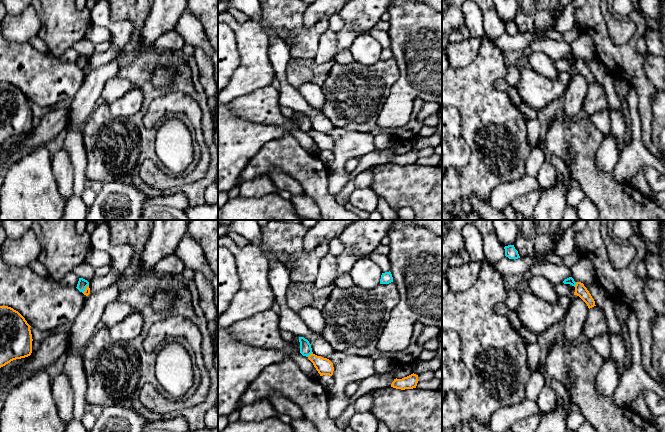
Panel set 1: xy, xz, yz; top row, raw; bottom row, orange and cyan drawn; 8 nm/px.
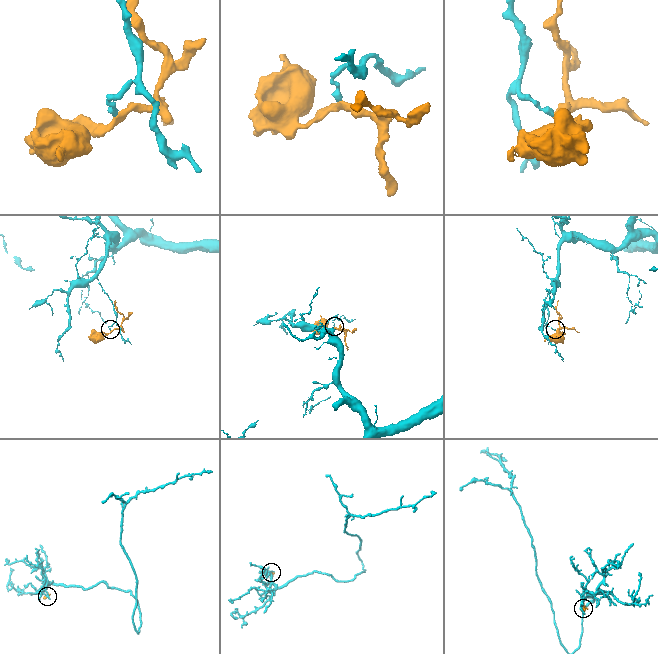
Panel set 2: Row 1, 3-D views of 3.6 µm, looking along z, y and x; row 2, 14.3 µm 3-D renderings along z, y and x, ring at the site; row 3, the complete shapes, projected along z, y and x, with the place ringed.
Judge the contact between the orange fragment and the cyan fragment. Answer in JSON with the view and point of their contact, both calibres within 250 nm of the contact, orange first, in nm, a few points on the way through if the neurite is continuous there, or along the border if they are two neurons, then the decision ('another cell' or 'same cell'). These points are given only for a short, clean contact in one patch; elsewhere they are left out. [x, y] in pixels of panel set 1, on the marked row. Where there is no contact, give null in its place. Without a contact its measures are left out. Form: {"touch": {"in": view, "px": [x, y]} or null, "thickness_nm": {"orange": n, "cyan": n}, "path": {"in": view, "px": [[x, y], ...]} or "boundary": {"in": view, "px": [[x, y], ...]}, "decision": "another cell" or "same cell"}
{"touch": {"in": "xz", "px": [310, 354]}, "thickness_nm": {"orange": 140, "cyan": 100}, "boundary": {"in": "xz", "px": [[312, 352], [307, 356]]}, "decision": "another cell"}

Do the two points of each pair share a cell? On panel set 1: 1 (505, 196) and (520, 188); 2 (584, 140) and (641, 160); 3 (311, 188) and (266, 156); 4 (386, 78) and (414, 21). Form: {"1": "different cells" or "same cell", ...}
{"1": "same cell", "2": "different cells", "3": "same cell", "4": "different cells"}

